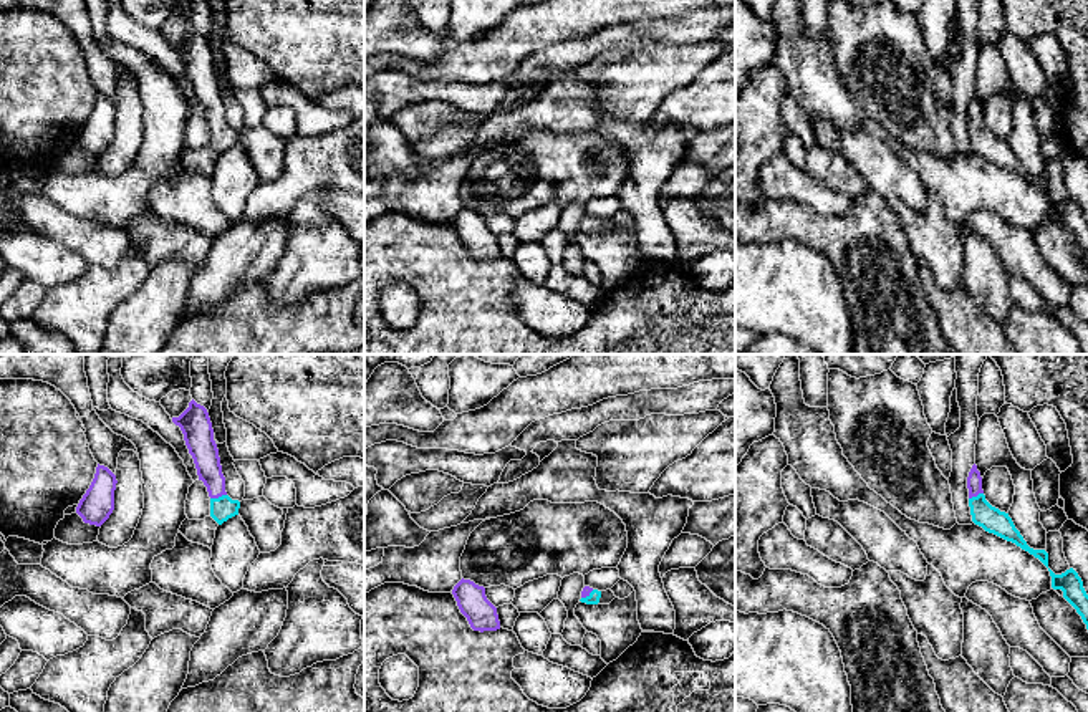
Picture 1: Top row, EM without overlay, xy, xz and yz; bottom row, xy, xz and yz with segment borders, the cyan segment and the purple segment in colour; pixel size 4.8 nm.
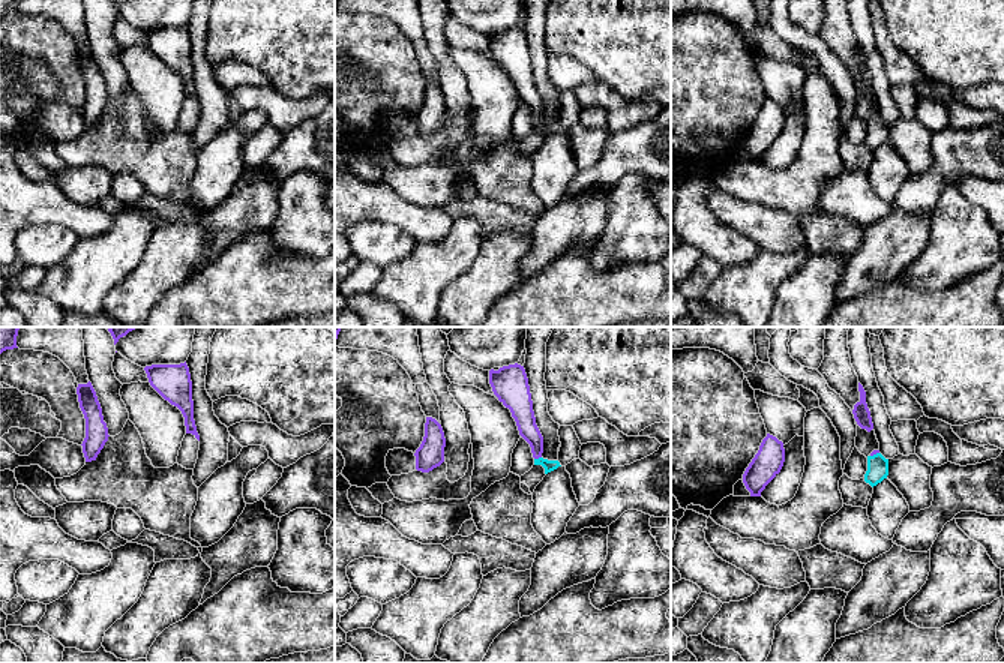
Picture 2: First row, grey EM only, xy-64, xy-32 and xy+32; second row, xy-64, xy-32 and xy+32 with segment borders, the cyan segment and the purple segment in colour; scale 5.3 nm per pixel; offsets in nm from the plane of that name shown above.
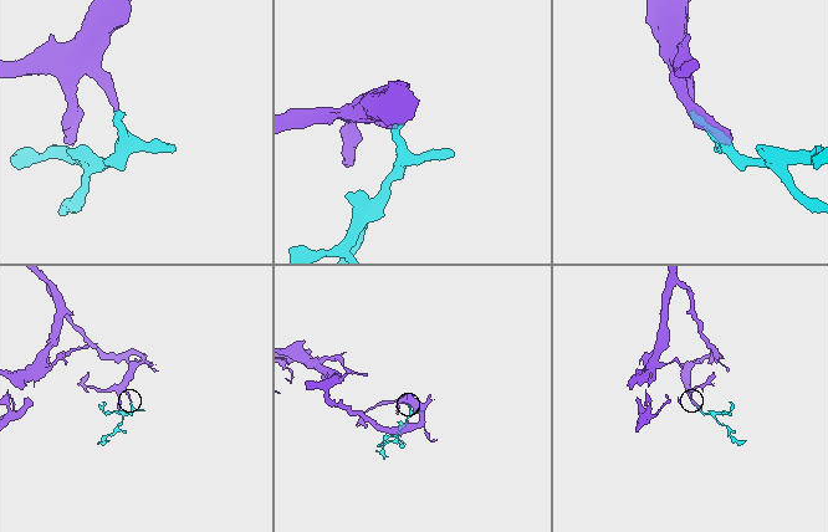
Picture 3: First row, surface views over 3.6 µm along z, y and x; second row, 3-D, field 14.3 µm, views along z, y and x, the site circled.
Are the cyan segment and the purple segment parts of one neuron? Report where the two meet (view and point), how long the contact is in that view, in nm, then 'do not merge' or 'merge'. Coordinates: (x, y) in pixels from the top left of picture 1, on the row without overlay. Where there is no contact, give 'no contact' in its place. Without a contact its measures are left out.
xy (219, 126) | 80 nm | merge

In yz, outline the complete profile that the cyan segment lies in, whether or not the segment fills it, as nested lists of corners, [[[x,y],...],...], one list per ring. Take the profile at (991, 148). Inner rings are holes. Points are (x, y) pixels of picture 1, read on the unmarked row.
[[[975,93],[969,101],[967,118],[970,144],[975,154],[982,156],[989,162],[994,162],[1007,171],[1015,172],[1022,179],[1038,187],[1048,197],[1048,182],[1045,179],[1030,177],[1020,161],[1015,157],[1009,142],[1000,141],[985,129],[982,119],[982,106]]]

